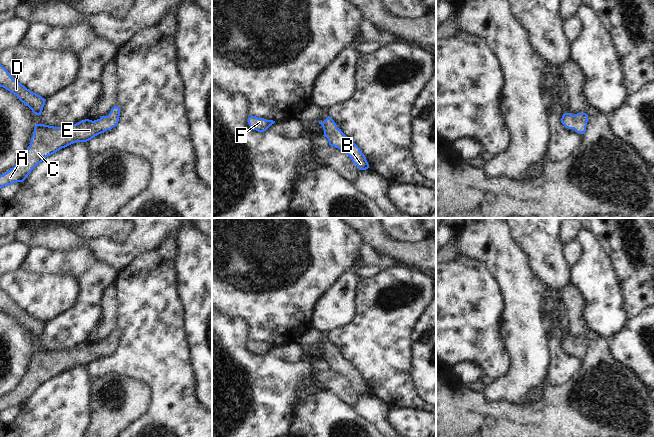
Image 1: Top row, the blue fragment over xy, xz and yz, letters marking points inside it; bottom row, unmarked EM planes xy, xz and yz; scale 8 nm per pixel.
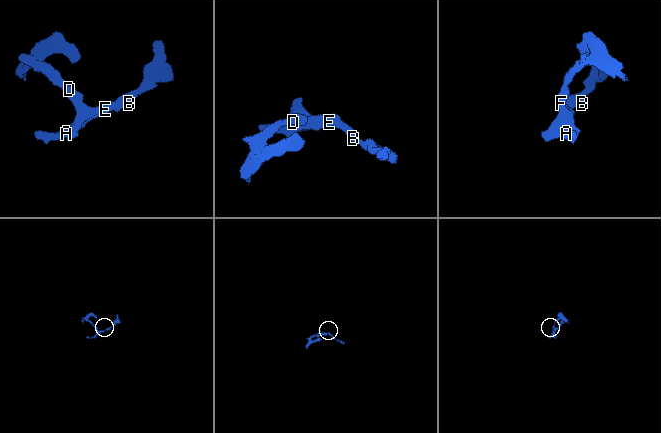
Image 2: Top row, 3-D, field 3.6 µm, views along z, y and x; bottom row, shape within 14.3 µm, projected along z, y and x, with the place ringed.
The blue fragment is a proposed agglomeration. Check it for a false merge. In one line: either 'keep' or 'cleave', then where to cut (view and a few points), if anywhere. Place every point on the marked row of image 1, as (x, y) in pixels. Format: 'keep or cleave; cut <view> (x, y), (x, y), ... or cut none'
keep; cut none

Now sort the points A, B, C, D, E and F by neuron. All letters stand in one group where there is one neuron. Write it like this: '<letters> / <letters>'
A B C D E F

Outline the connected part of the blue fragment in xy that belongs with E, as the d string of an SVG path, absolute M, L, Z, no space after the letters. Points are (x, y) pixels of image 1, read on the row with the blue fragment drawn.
M115 106L108 116L97 120L85 119L70 127L36 124L27 152L6 173L0 175L0 189L6 185L23 182L31 171L46 157L76 142L87 142L95 136L118 125L120 108Z

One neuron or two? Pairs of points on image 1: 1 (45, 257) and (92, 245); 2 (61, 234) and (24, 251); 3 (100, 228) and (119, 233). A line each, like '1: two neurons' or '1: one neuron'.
1: two neurons
2: two neurons
3: one neuron

